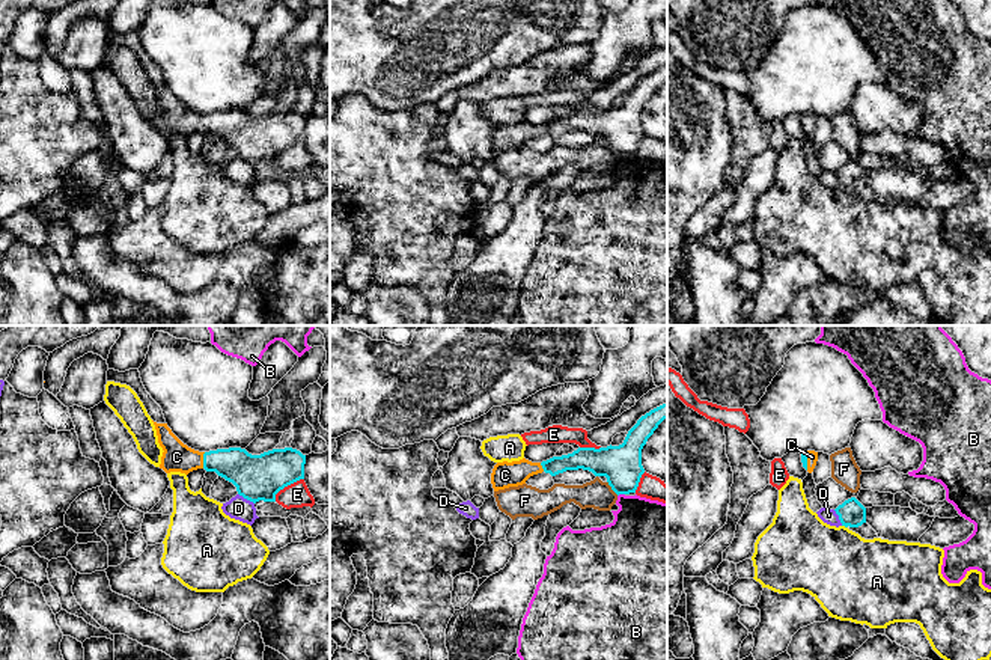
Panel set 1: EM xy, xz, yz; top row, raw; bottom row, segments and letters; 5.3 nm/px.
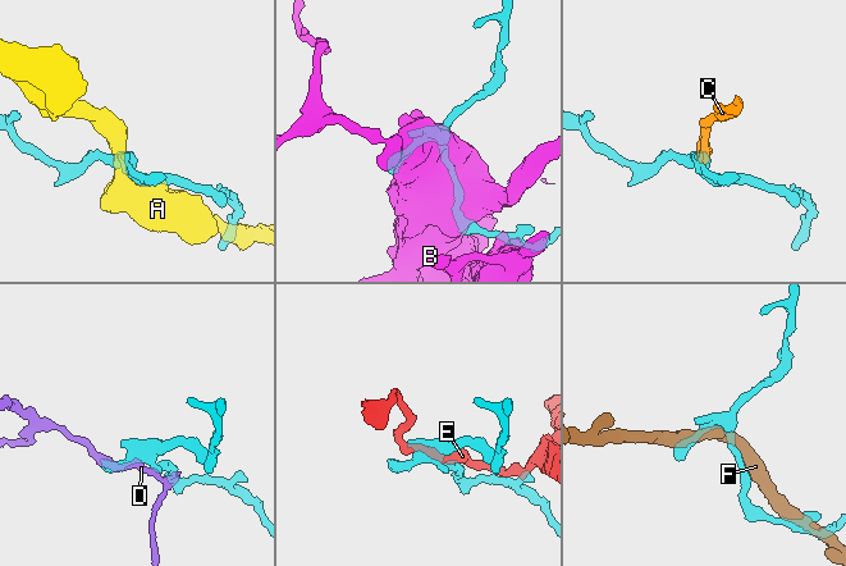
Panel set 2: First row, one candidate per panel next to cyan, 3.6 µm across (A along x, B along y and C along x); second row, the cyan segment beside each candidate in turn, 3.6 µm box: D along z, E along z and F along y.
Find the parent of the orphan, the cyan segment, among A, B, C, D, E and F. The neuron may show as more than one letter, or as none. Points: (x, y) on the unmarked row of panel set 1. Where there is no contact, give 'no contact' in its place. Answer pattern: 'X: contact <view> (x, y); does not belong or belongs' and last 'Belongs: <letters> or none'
A: contact yz (845, 189); does not belong
B: contact xz (621, 155); does not belong
C: contact xy (204, 122); belongs
D: contact xy (246, 160); does not belong
E: contact xy (286, 148); does not belong
F: contact xz (612, 151); does not belong
Belongs: C

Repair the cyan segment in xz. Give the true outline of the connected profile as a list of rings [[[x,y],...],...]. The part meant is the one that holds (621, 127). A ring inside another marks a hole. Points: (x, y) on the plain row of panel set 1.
[[[667,65],[642,78],[619,108],[578,110],[572,116],[553,119],[542,125],[532,125],[526,121],[497,125],[491,136],[492,151],[499,154],[523,148],[530,139],[542,134],[556,139],[566,133],[583,131],[595,139],[605,139],[617,158],[636,155],[645,136],[642,112],[664,81],[667,81]]]

